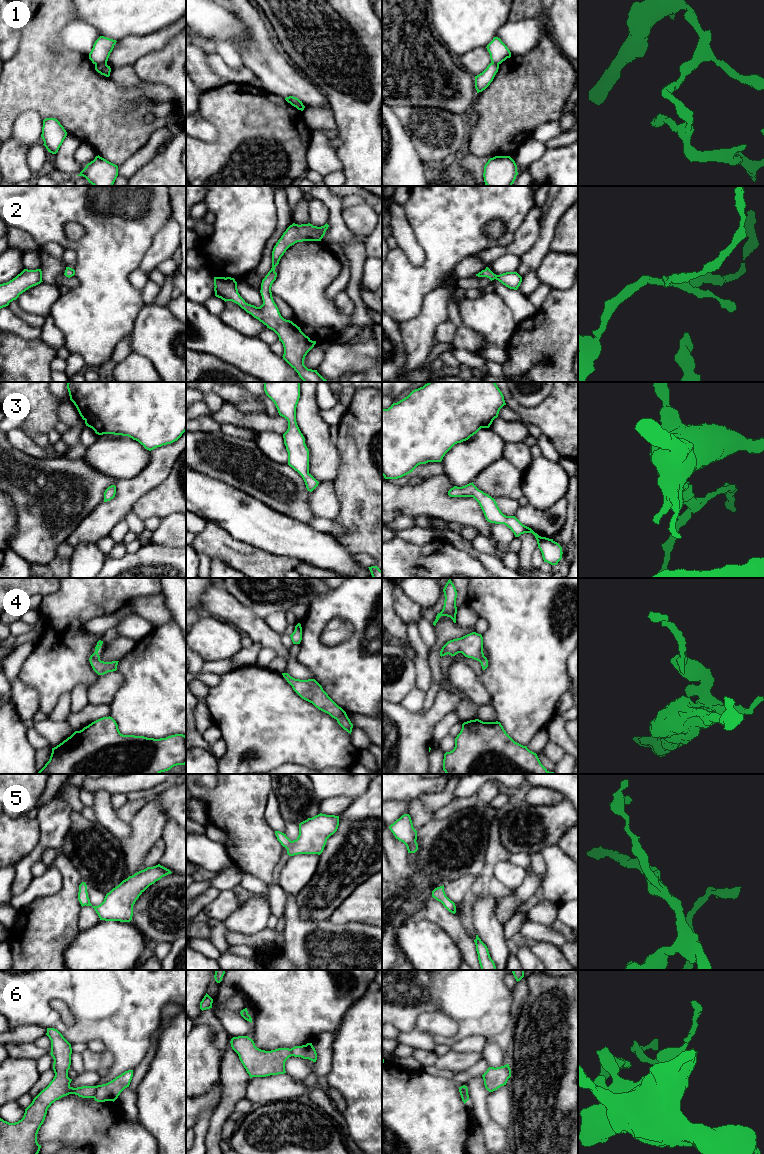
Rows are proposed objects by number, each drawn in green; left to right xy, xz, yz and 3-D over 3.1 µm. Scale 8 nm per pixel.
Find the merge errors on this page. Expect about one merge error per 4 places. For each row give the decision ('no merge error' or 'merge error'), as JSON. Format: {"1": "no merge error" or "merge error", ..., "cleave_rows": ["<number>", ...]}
{"1": "merge error", "2": "no merge error", "3": "no merge error", "4": "no merge error", "5": "no merge error", "6": "merge error", "cleave_rows": ["1", "6"]}

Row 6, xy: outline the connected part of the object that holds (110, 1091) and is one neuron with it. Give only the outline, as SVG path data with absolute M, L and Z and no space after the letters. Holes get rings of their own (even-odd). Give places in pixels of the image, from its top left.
M128 1070L106 1084L97 1085L94 1100L97 1102L114 1102L120 1093L129 1087L132 1077L133 1070Z

